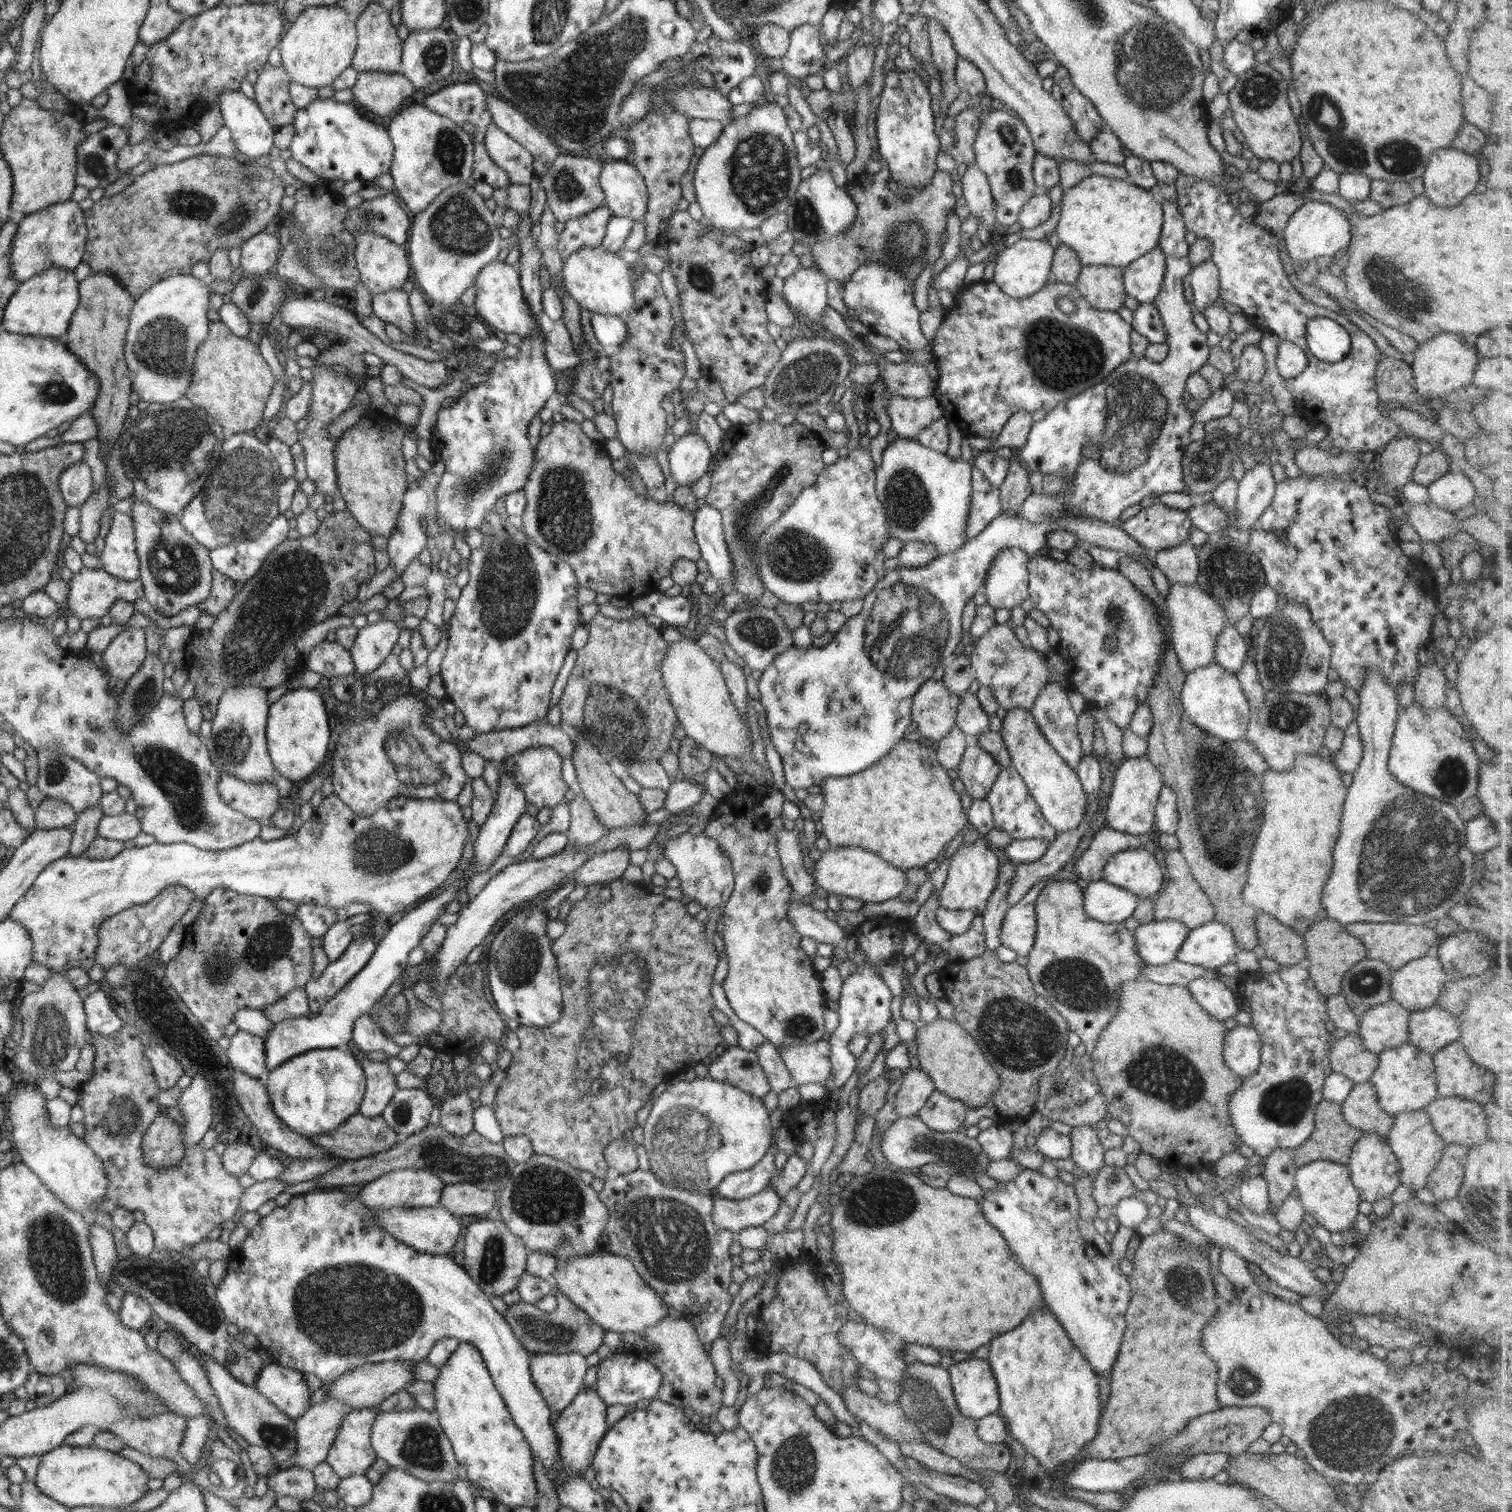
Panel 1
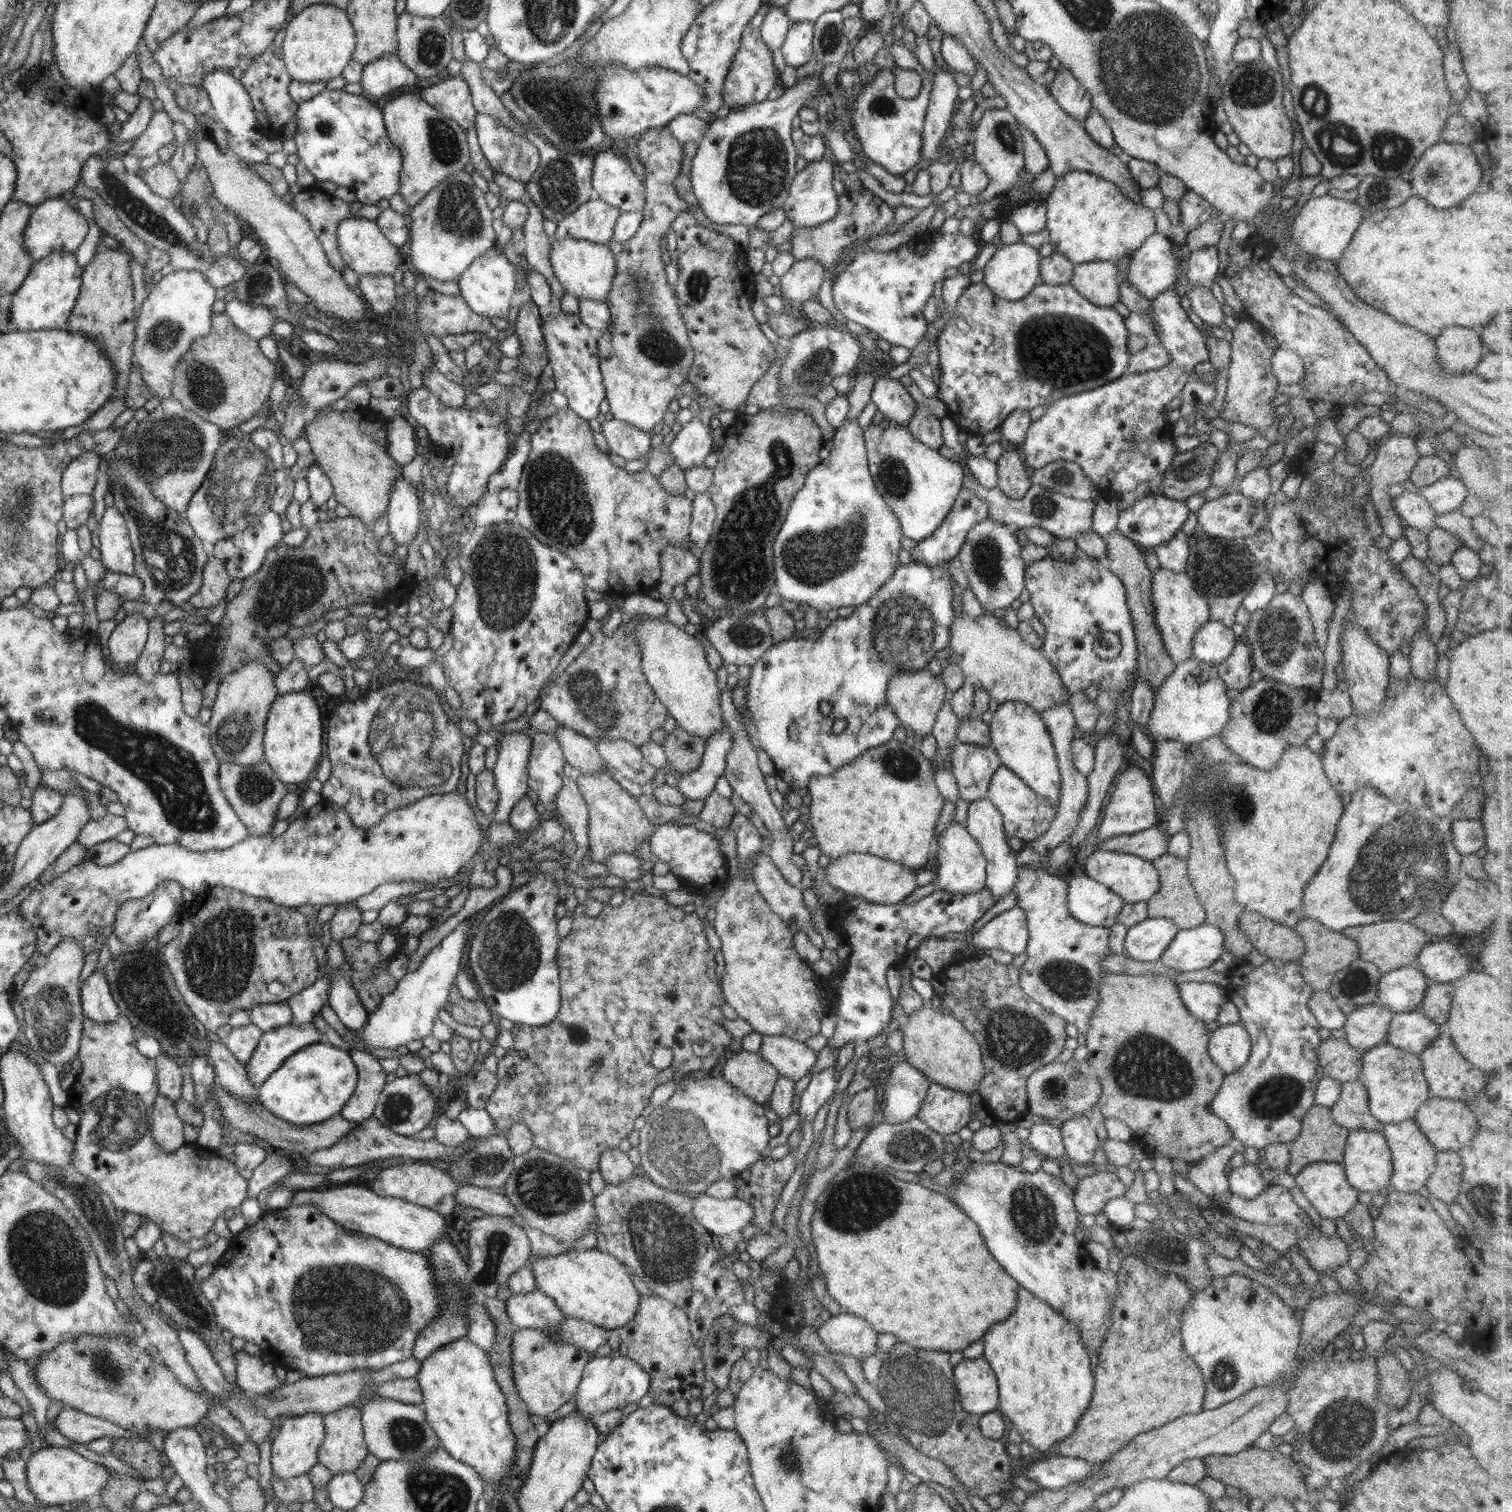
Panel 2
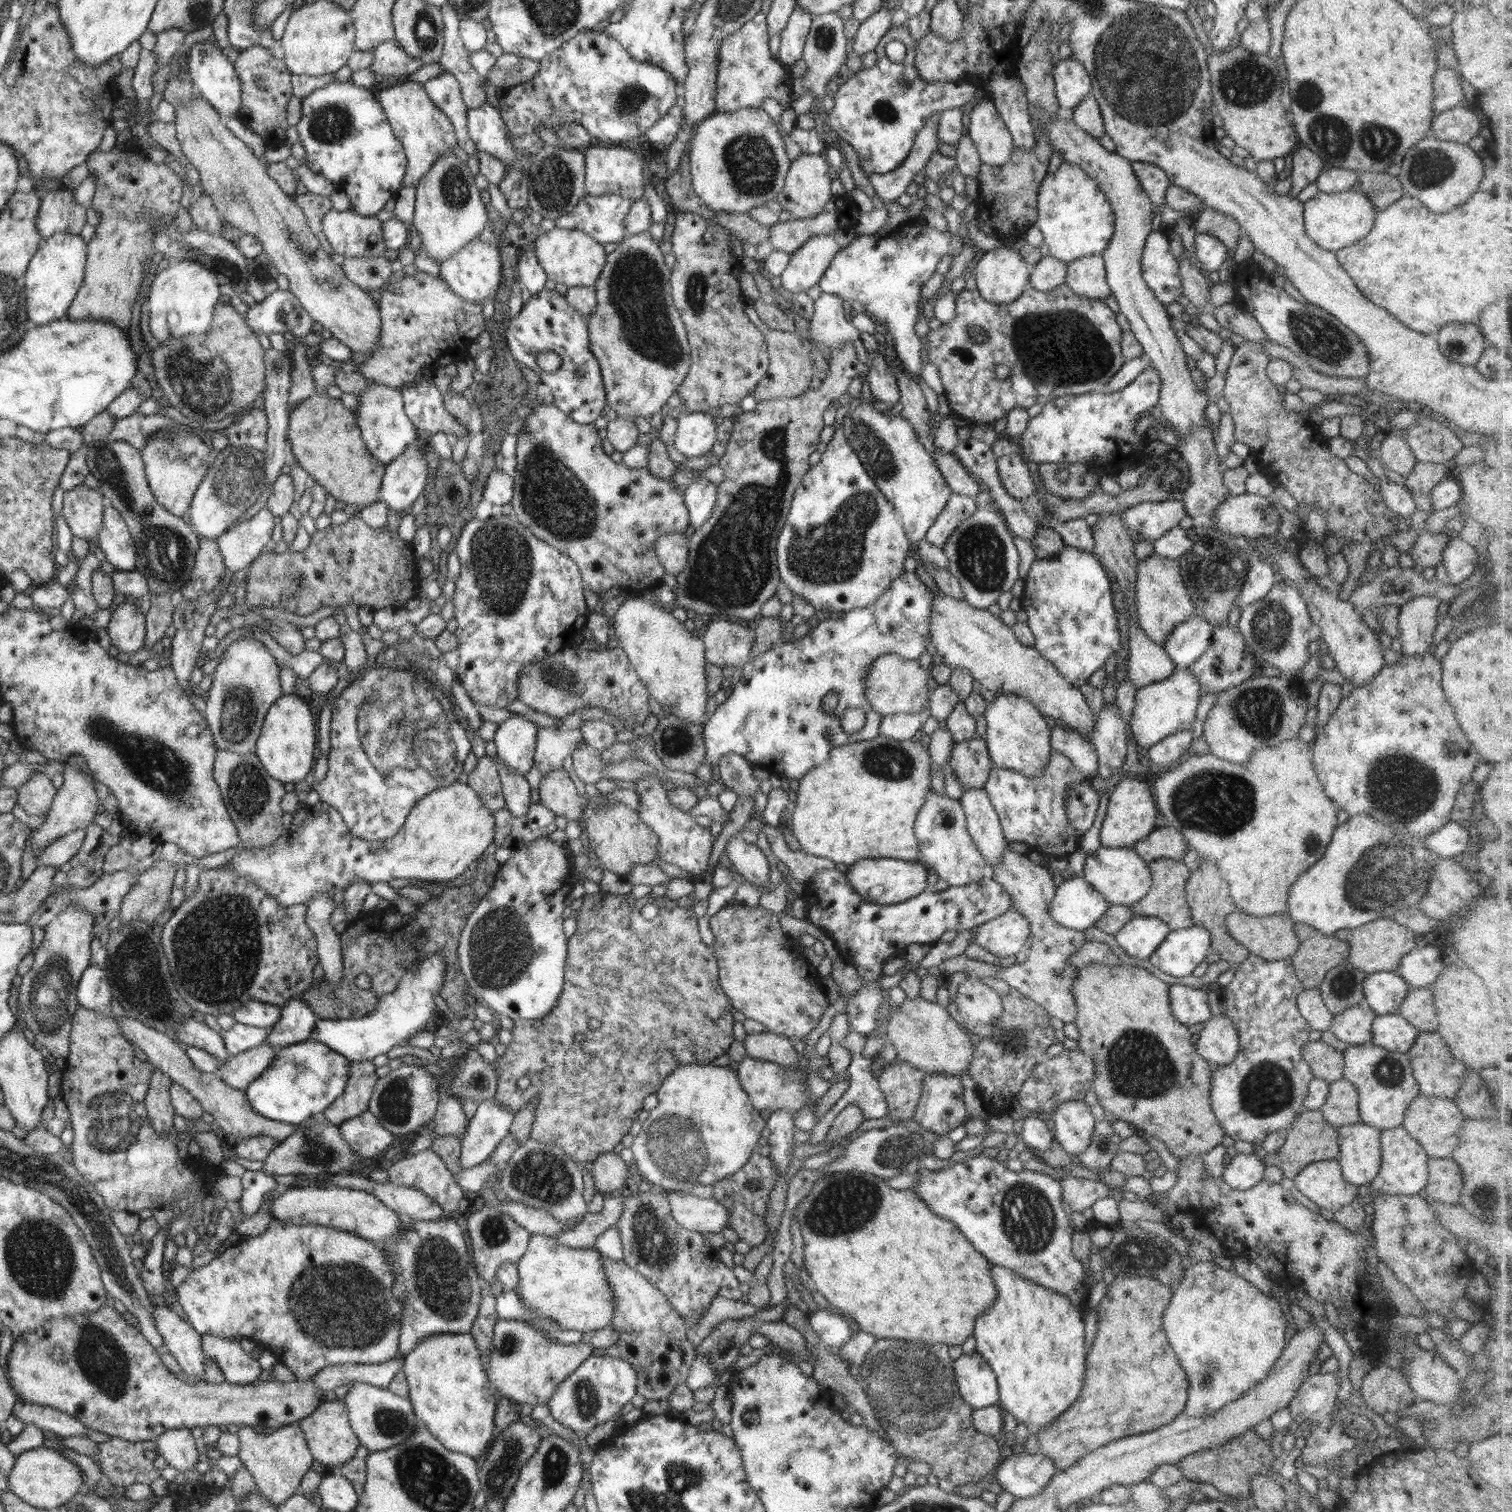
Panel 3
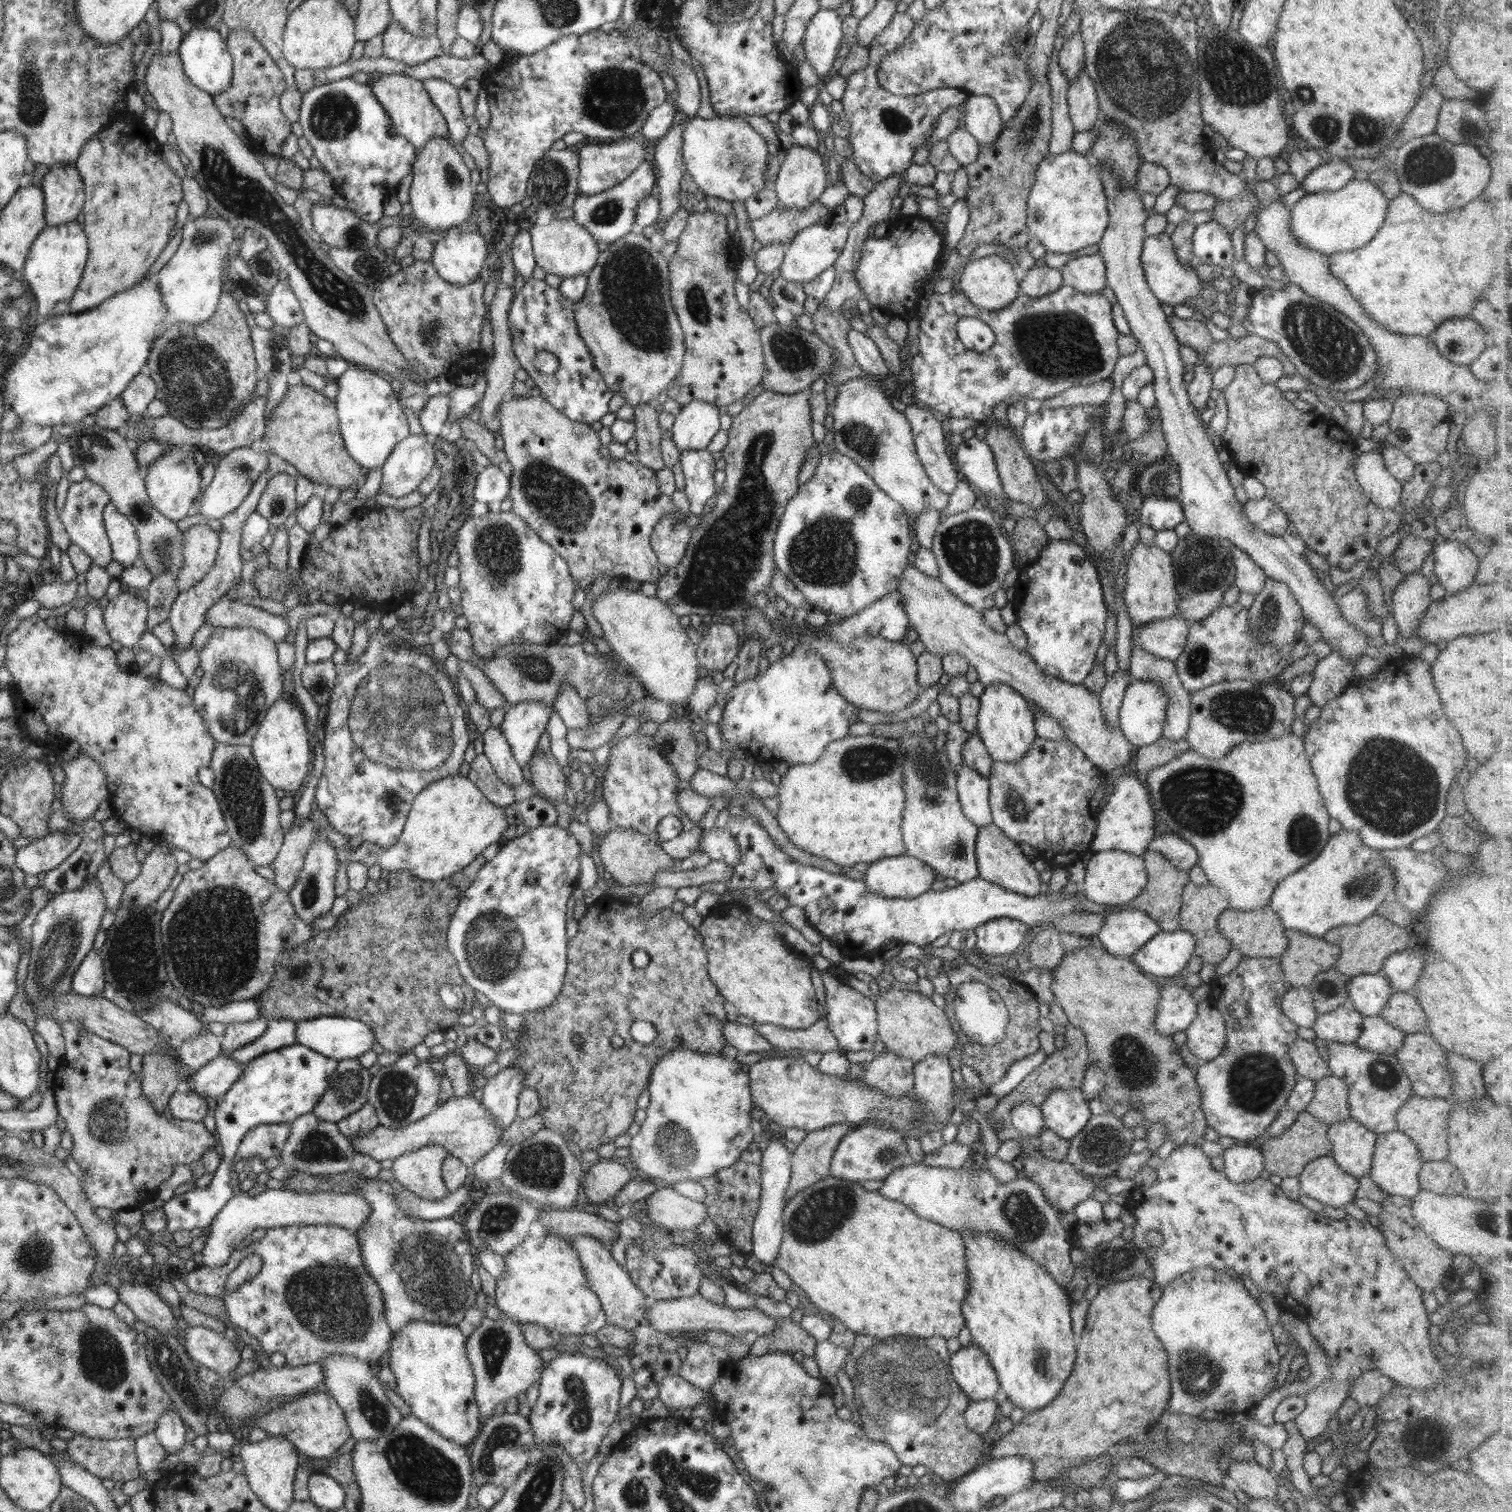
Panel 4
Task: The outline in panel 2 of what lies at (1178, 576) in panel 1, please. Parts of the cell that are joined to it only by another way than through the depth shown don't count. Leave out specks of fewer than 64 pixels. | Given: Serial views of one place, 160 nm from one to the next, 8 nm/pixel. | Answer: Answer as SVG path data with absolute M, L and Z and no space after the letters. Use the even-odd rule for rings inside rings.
M1180 529L1168 542L1155 546L1151 551L1158 557L1162 568L1171 572L1184 573L1190 556L1190 541Z

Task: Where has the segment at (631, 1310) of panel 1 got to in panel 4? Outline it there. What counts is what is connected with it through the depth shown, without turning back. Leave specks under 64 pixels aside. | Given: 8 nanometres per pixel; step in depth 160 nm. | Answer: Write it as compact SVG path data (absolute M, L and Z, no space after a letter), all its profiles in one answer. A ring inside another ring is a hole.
M530 1234L512 1250L512 1254L504 1257L506 1261L506 1270L502 1278L496 1282L496 1305L508 1319L514 1323L538 1324L552 1333L562 1336L570 1334L588 1334L595 1333L597 1330L607 1326L605 1314L599 1298L590 1290L590 1285L586 1281L582 1262L578 1259L578 1254L568 1240L564 1240L556 1235L544 1235L541 1238L533 1238Z

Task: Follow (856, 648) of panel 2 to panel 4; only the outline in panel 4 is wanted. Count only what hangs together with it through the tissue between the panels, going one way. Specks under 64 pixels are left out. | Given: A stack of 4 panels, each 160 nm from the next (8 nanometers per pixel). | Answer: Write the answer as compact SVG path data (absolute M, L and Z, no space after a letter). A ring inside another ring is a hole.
M895 590L869 604L857 615L842 617L840 623L818 627L818 633L836 639L841 645L849 645L856 637L866 634L901 642L908 629L911 628L903 609L902 595ZM799 643L790 655L769 664L764 673L757 673L756 676L735 684L722 698L726 702L722 723L718 725L722 740L728 741L736 749L743 750L761 767L771 767L778 762L786 762L789 766L817 762L826 745L847 737L851 724L861 721L856 717L857 707L849 704L833 688L832 677L825 660L815 650Z

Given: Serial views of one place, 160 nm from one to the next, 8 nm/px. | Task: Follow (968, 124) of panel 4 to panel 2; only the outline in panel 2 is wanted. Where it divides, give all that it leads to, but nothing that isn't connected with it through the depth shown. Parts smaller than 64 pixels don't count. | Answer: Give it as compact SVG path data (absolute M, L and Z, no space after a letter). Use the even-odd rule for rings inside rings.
M1007 109L986 110L973 133L975 161L989 176L988 186L975 201L984 202L1004 195L1015 185L1020 171L1025 170L1023 138L1015 116Z

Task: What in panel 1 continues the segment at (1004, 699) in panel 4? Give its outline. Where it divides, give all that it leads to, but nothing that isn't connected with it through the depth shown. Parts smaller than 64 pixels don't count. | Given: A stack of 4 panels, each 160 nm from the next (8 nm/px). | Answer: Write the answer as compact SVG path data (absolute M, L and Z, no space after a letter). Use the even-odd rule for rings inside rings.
M1018 707L1007 710L999 733L1012 759L1012 767L1025 782L1029 794L1034 798L1048 825L1060 834L1078 830L1086 818L1088 794L1076 772L1068 767L1068 763L1064 762L1040 732L1029 709Z

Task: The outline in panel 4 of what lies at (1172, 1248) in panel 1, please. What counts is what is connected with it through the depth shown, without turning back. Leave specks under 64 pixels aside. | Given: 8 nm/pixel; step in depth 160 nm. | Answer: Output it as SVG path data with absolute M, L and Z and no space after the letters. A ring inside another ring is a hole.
M1144 1278L1116 1282L1102 1288L1090 1302L1082 1341L1076 1344L1076 1366L1060 1394L1043 1409L1026 1412L1019 1424L994 1441L986 1450L984 1458L1025 1456L1033 1462L1035 1480L1050 1481L1061 1476L1071 1466L1080 1466L1106 1453L1109 1446L1148 1430L1168 1409L1171 1395L1170 1378L1166 1370L1168 1354L1164 1352L1164 1346L1152 1328L1152 1310L1156 1302L1160 1301L1162 1293L1161 1286Z

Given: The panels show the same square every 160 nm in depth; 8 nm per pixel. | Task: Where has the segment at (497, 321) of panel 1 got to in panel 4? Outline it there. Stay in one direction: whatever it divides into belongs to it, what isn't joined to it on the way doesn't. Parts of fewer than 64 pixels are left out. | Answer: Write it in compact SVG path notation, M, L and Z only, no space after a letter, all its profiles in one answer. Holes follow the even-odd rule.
M456 227L434 236L433 242L434 250L430 261L439 277L445 282L456 284L456 286L466 286L466 284L480 279L480 270L488 258L486 241L480 233L476 231L462 232L460 228Z

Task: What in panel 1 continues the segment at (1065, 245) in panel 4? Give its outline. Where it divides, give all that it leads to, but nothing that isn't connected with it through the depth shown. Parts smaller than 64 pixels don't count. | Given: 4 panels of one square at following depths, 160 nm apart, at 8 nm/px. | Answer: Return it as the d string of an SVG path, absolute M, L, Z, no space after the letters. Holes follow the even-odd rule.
M1092 175L1083 178L1076 186L1063 190L1060 219L1055 230L1061 244L1073 248L1083 266L1104 265L1123 268L1159 244L1162 225L1163 206L1158 196L1126 180Z

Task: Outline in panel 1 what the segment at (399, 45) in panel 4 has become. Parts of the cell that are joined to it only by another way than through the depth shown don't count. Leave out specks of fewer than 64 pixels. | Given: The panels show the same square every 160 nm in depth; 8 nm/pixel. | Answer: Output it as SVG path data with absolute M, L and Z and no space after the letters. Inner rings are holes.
M359 72L356 85L351 89L353 102L373 118L399 112L404 100L415 92L412 82L404 77L401 72Z

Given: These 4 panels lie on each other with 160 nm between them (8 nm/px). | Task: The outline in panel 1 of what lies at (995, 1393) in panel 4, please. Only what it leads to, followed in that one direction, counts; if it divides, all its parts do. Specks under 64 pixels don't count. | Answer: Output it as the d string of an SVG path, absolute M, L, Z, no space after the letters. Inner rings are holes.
M965 1356L952 1362L946 1369L963 1415L978 1420L998 1413L999 1389L987 1361Z

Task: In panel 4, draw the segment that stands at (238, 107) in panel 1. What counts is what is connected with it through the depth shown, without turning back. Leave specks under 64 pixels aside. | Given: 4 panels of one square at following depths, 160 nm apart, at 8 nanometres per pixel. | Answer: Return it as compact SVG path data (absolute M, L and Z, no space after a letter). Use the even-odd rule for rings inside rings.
M192 28L184 33L177 53L181 58L183 71L194 86L212 96L228 91L232 84L233 58L217 28Z

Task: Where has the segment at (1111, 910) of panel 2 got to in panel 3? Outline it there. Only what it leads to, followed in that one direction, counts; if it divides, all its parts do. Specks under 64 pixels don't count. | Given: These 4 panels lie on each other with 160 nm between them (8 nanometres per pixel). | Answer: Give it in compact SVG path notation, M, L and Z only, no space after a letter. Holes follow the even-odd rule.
M1074 878L1056 887L1056 896L1050 902L1048 911L1050 911L1049 915L1064 928L1084 931L1095 926L1095 922L1108 912L1108 908L1110 908L1110 903L1089 882L1086 882L1086 879Z

